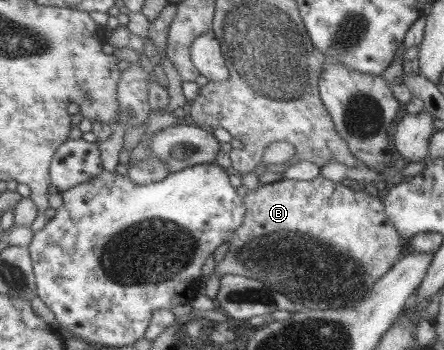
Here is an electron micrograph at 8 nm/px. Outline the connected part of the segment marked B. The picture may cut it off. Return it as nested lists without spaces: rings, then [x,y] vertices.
[[[319,175],[313,180],[279,180],[263,184],[244,197],[248,217],[221,263],[211,263],[201,287],[211,276],[241,275],[287,290],[294,304],[319,310],[355,305],[377,279],[401,257],[398,232],[384,211],[381,194],[373,197]]]

